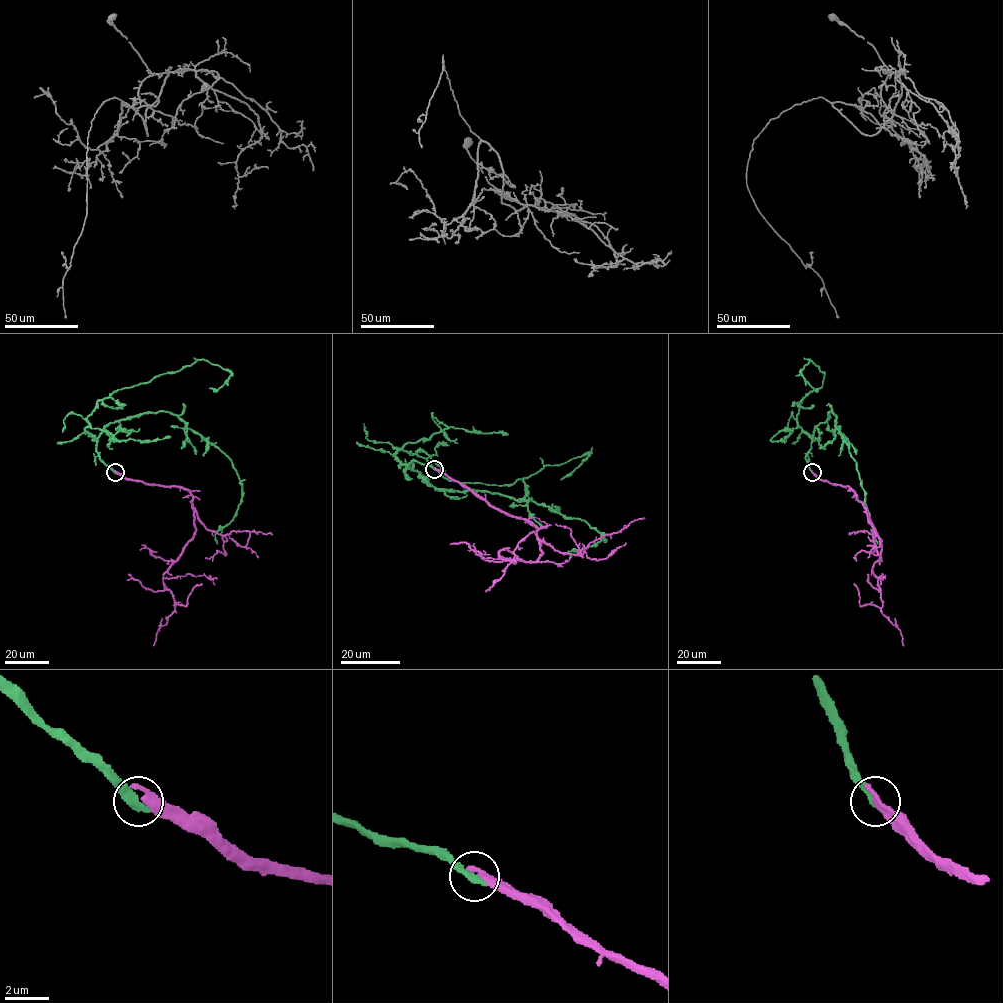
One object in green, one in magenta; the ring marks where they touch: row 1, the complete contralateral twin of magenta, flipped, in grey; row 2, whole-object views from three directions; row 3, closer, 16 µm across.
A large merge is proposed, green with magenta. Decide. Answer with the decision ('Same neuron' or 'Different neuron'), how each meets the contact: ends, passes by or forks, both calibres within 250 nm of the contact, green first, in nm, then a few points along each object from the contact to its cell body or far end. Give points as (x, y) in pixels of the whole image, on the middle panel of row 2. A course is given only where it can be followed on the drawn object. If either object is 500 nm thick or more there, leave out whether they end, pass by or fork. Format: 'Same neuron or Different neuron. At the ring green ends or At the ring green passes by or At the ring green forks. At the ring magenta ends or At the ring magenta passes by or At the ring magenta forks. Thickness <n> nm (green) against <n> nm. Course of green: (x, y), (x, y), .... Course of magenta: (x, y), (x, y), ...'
Different neuron. At the ring green ends. At the ring magenta ends. Thickness 360 nm (green) against 380 nm. Course of green: (434, 469), (409, 464), (437, 488), (531, 501), (604, 535), (568, 551), (571, 556). Course of magenta: (434, 469), (538, 529), (542, 553), (535, 562), (507, 549), (501, 560), (514, 562), (520, 542), (551, 525)

